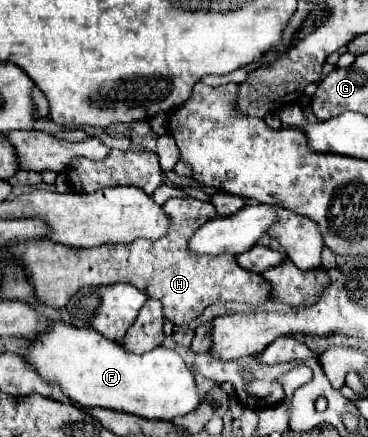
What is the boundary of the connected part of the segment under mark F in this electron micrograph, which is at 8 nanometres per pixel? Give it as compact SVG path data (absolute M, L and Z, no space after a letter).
M52 320L52 332L44 332L40 340L30 340L28 352L24 360L34 368L38 376L42 376L44 382L56 384L62 388L62 392L76 404L86 408L108 408L118 410L126 414L136 414L150 420L172 420L176 416L184 416L198 408L202 398L198 396L194 374L188 370L184 360L176 350L158 346L152 352L146 354L130 354L124 350L122 344L112 342L100 332L92 328L76 328L62 320Z

